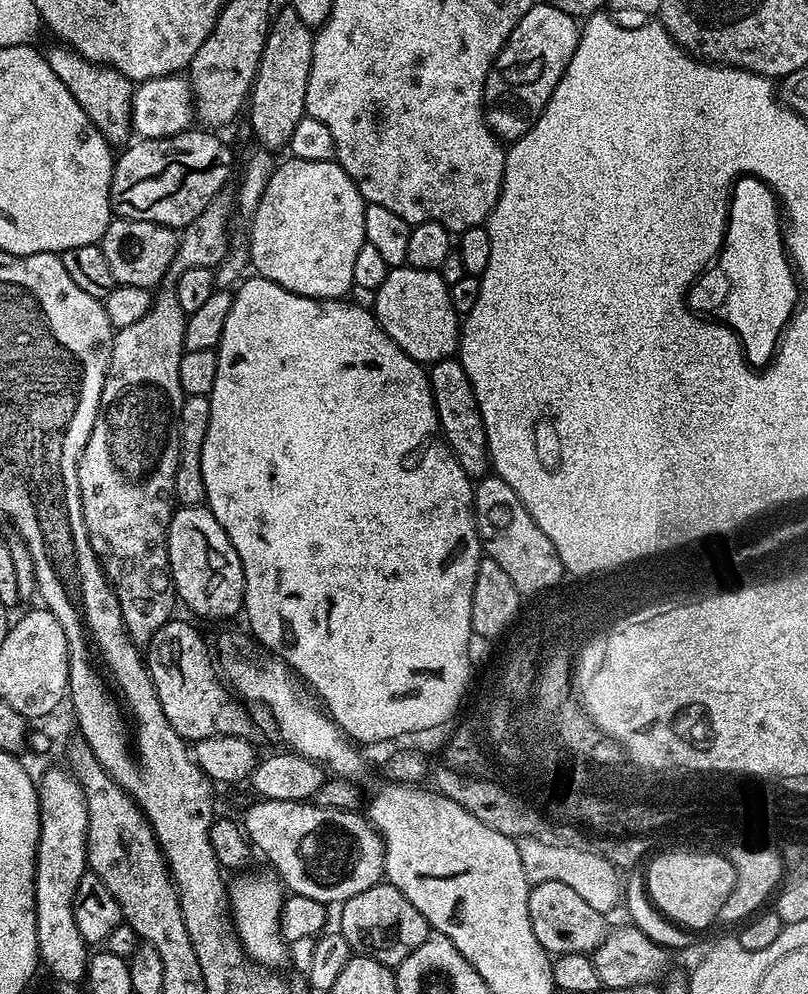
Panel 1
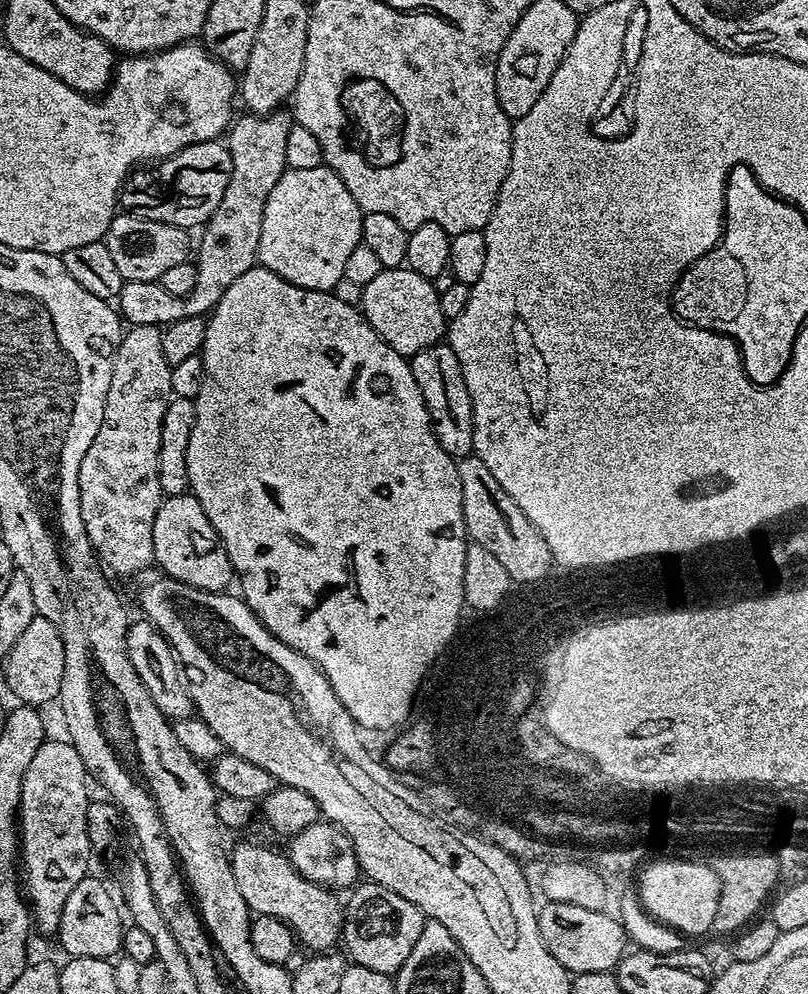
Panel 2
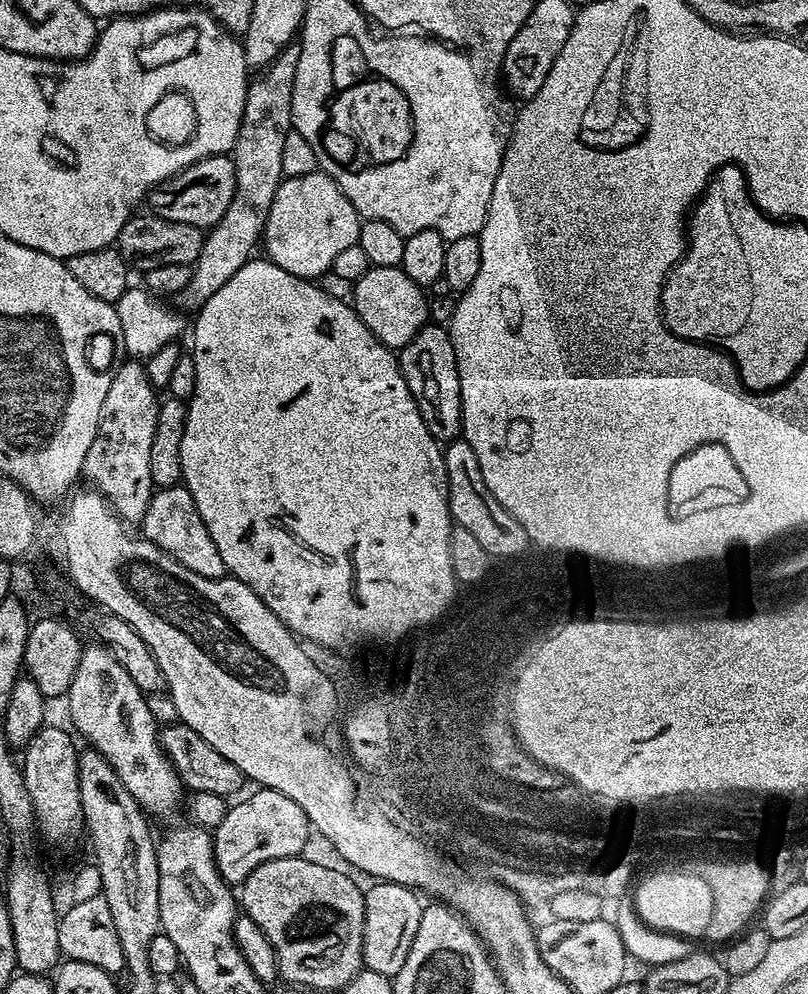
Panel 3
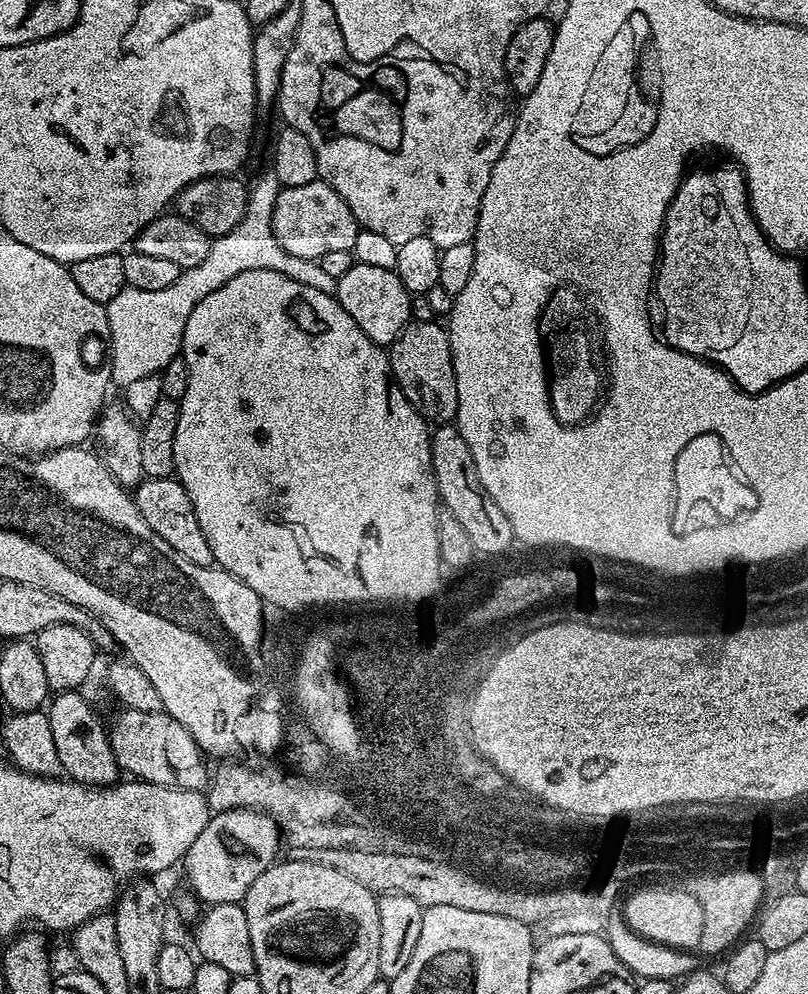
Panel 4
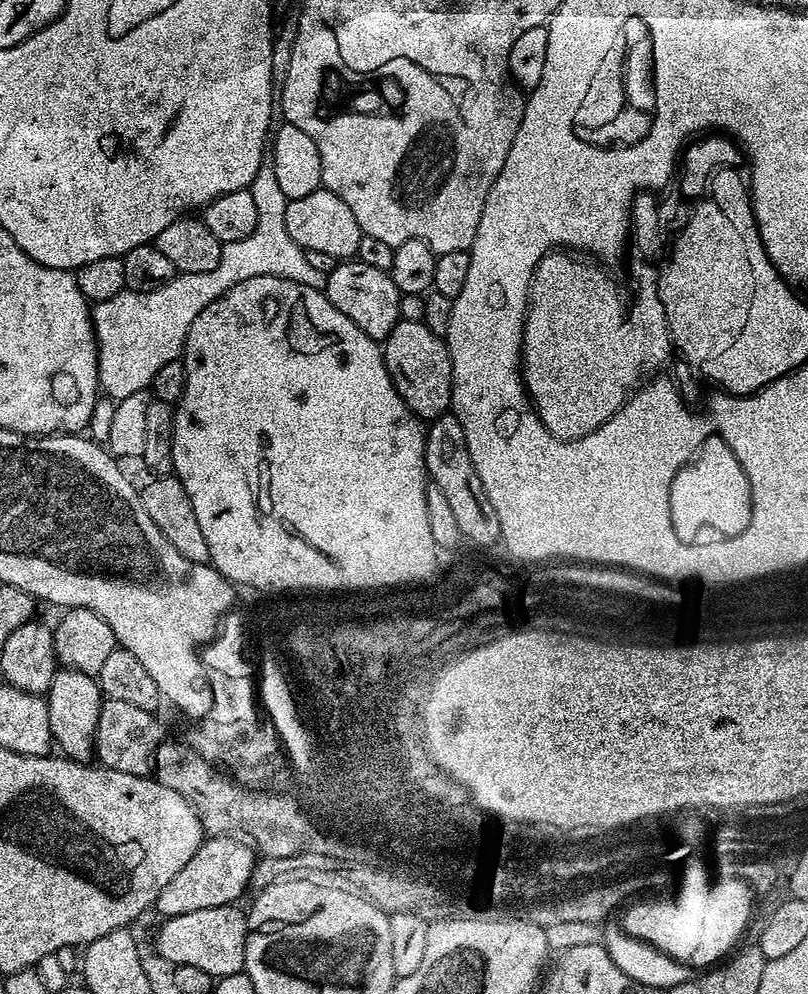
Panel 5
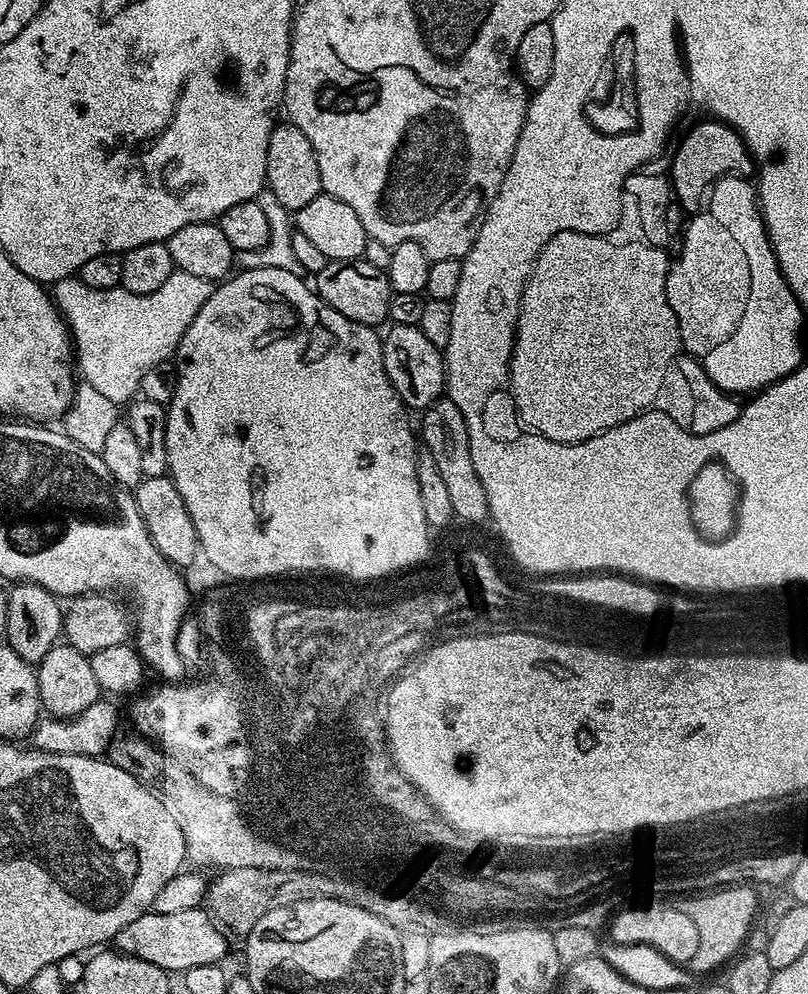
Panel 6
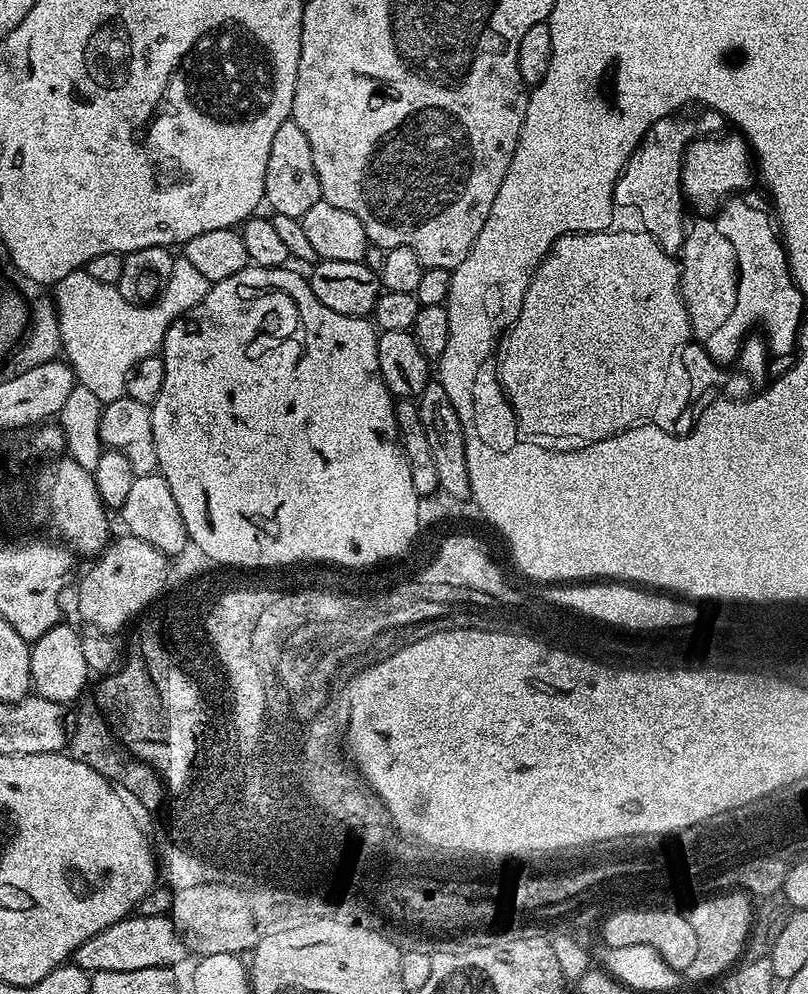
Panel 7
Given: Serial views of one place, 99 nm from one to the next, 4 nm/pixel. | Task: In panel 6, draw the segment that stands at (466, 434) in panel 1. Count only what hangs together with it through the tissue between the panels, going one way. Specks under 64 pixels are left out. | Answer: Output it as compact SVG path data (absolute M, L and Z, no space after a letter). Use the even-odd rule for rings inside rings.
M392 324L389 327L389 332L386 331L382 336L382 343L384 345L384 365L386 366L386 374L390 378L390 382L394 386L394 390L397 394L400 395L400 400L406 405L409 409L423 410L429 408L435 400L441 399L446 392L446 356L445 353L438 346L434 346L434 342L430 342L430 338L426 338L426 334L422 334L422 330L418 326L402 326L401 324Z

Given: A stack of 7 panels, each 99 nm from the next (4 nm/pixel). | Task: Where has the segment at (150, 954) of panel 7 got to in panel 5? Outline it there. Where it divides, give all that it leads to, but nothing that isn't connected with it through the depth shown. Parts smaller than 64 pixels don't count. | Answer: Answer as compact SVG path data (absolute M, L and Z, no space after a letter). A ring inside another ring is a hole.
M231 904L218 906L212 909L202 909L191 911L190 914L178 914L177 917L170 917L163 921L164 925L156 932L156 952L164 960L169 960L169 965L189 964L190 966L198 966L201 970L206 970L206 974L210 974L214 978L224 977L226 975L236 975L244 970L244 955L246 954L246 938L248 937L248 917L243 911L239 912L239 907Z

